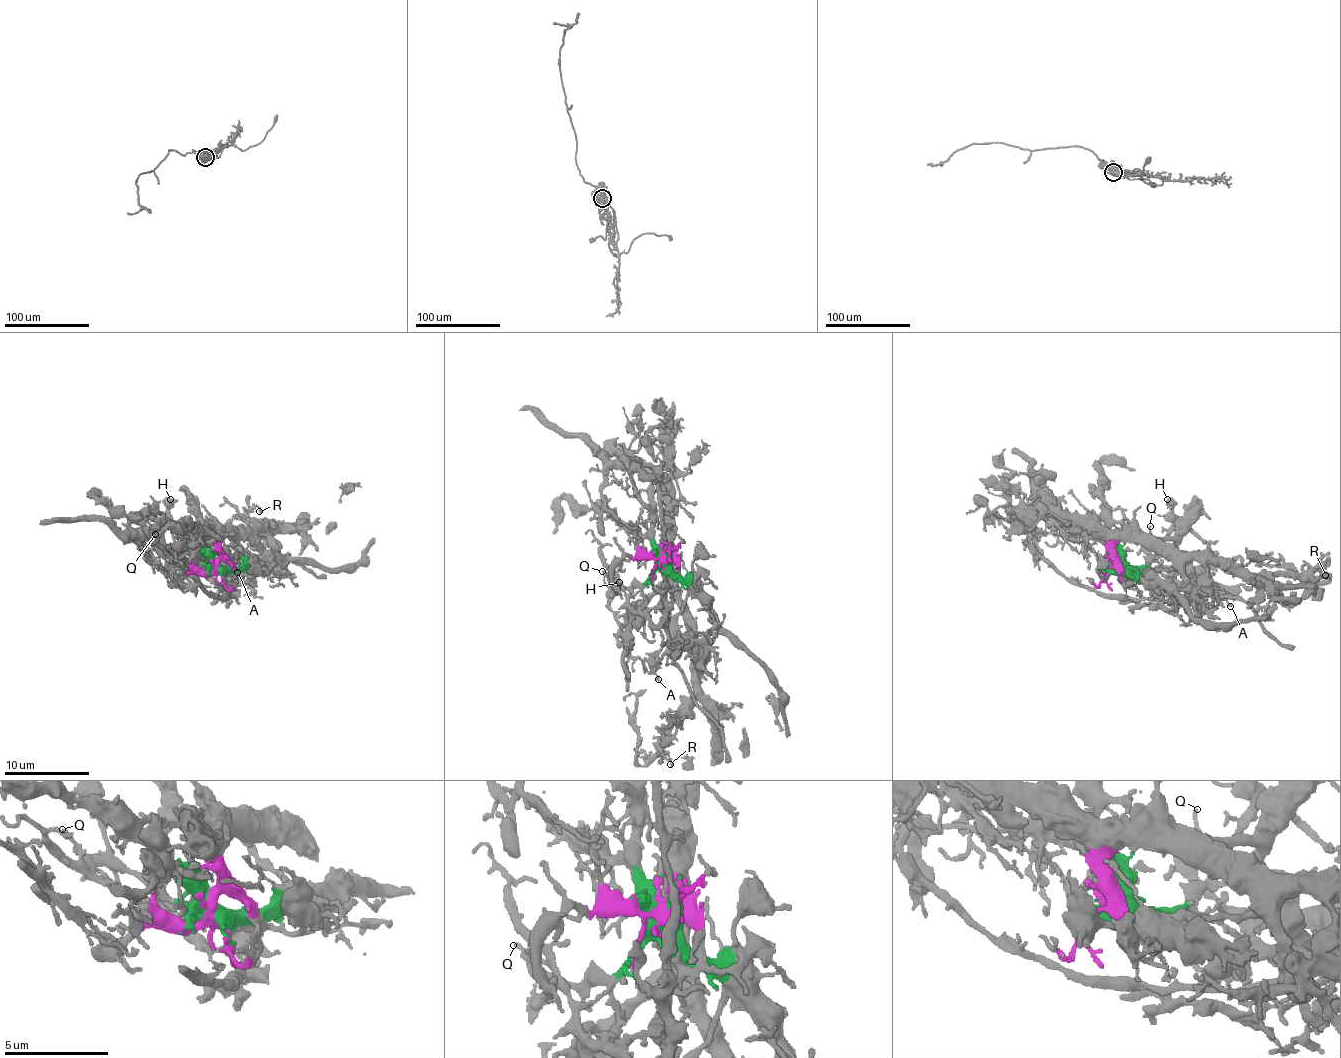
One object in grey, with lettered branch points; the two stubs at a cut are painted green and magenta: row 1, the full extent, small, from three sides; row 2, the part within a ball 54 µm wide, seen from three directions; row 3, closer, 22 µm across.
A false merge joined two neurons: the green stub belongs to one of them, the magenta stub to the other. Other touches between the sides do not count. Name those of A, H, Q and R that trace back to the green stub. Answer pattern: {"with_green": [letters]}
{"with_green": ["A", "H", "Q"]}

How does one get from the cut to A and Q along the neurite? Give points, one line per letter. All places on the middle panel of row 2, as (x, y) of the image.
A: (666, 561), (678, 580), (688, 586), (688, 597), (678, 615), (677, 628), (658, 654), (653, 672), (659, 680)
Q: (666, 561), (641, 584), (629, 588), (614, 586), (601, 571)

